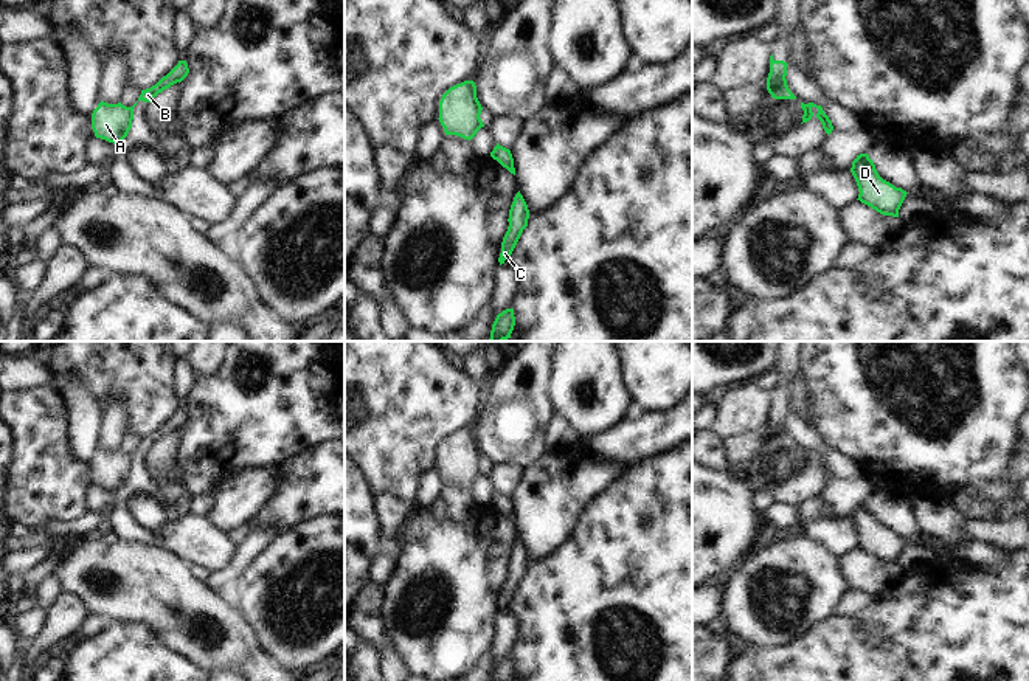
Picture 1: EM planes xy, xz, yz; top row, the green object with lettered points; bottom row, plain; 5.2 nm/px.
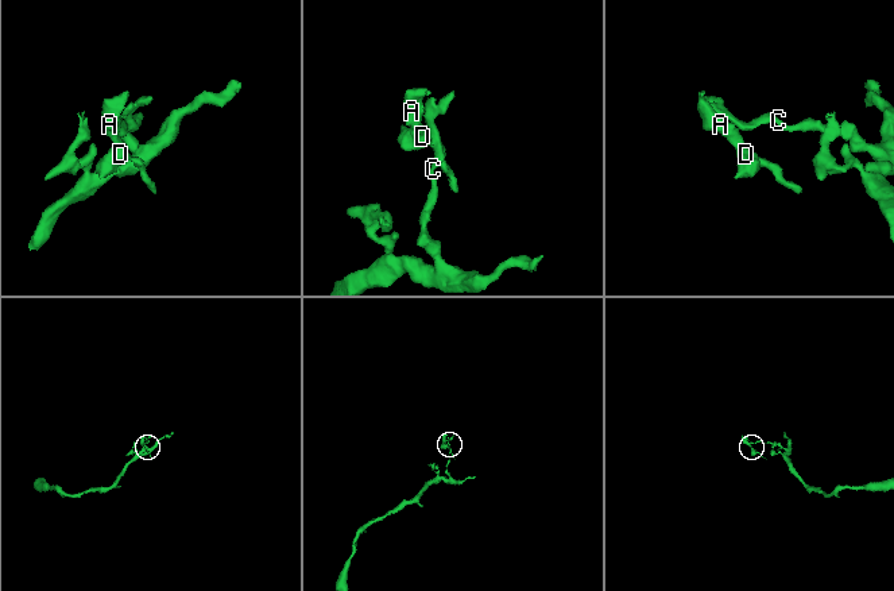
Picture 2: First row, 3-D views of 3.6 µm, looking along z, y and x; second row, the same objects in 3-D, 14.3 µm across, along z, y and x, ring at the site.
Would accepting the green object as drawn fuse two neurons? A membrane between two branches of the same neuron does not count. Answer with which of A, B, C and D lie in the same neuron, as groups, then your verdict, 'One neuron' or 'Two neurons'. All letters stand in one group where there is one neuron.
Groups: A D / B C. Two neurons.

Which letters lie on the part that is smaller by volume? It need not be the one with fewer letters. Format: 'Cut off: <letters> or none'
Cut off: A, D

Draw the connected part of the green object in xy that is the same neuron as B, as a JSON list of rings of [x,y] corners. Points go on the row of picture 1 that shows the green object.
[[[178,60],[178,64],[163,76],[155,85],[151,88],[141,90],[138,101],[151,102],[158,93],[169,88],[171,85],[182,82],[189,73],[186,60]]]

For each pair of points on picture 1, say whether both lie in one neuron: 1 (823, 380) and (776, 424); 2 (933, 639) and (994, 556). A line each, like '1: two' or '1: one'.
1: two
2: two

